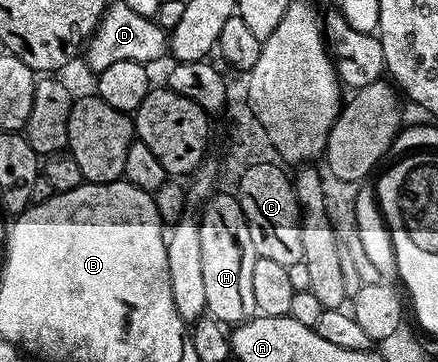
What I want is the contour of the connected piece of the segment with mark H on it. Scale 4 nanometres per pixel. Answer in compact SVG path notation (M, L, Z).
M214 192L200 209L199 243L203 246L203 284L207 310L218 321L233 327L248 321L257 313L251 284L255 259L258 257L255 243L251 243L251 231L243 215L243 207L232 192Z

